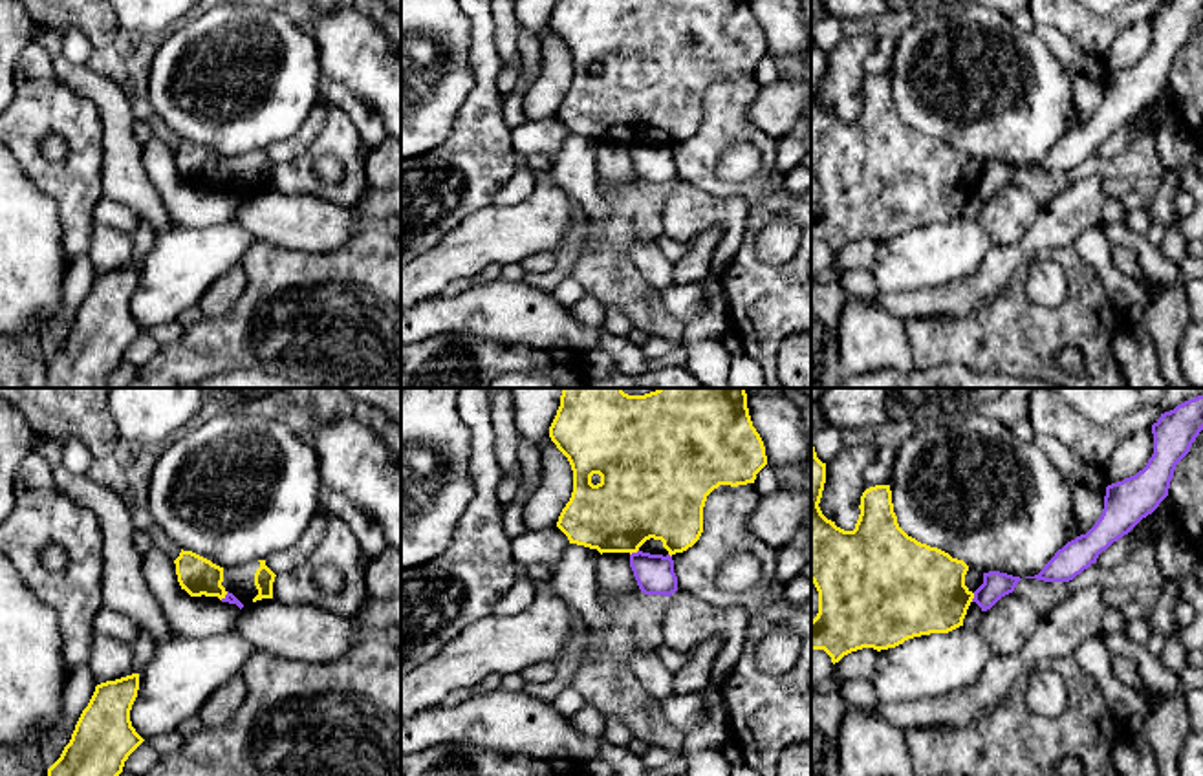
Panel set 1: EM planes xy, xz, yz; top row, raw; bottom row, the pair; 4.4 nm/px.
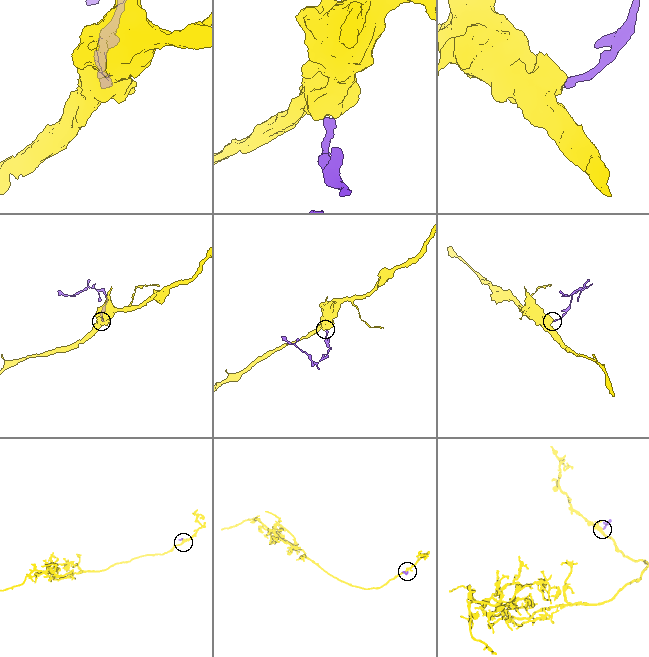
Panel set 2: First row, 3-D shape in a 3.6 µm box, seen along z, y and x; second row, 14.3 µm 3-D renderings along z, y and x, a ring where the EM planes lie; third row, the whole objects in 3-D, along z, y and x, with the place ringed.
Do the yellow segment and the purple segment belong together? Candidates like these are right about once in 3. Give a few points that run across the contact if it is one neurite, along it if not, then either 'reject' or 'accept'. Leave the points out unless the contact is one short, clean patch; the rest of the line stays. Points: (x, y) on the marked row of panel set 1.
xz (638, 549), (630, 555) | reject

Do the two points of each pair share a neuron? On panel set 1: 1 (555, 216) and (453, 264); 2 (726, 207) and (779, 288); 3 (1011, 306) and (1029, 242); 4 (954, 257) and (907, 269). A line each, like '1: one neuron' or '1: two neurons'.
1: one neuron
2: two neurons
3: two neurons
4: one neuron

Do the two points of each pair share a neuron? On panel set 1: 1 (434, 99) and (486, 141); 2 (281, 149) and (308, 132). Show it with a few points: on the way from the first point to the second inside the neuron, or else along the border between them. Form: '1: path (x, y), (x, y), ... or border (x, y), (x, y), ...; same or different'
1: border (473, 77), (451, 134), (429, 150); different
2: path (288, 149), (301, 140); same

